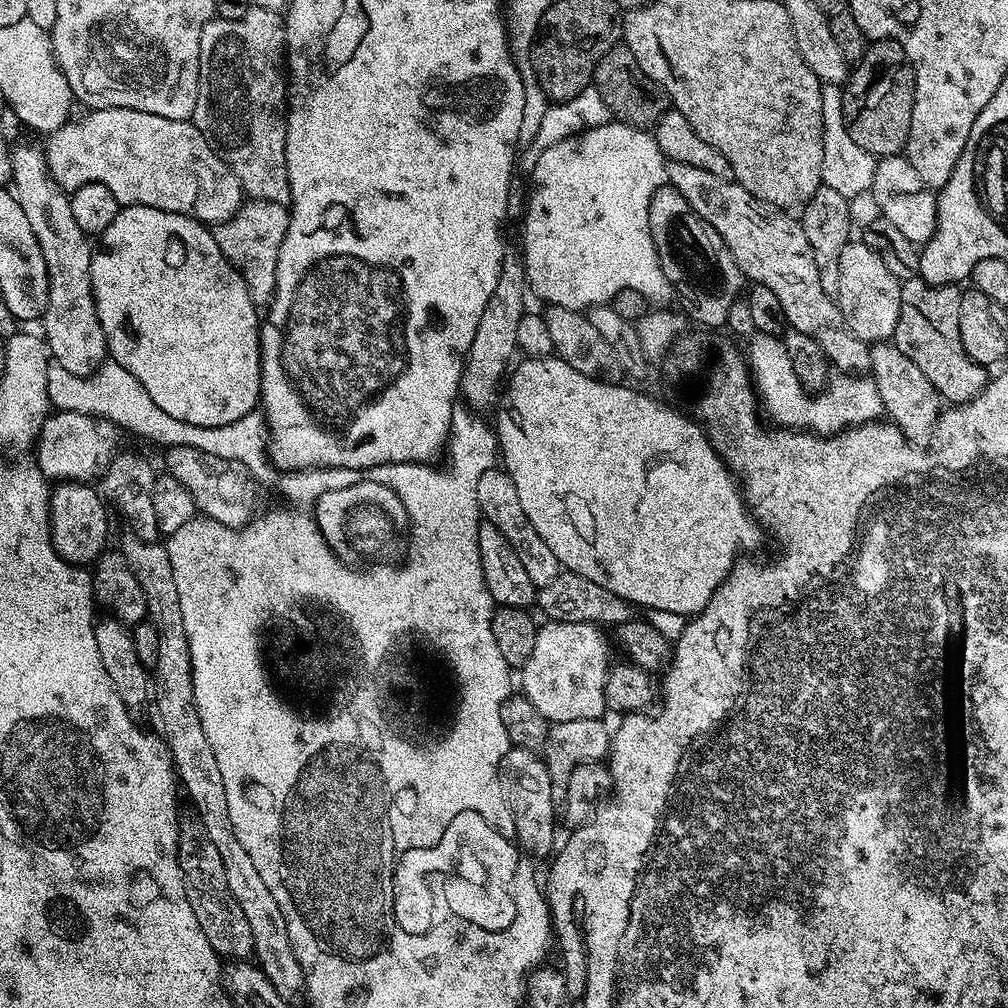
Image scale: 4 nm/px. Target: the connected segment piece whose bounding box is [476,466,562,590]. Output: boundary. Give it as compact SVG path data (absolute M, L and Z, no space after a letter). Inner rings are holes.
M488 466L481 471L476 479L476 501L480 507L480 514L483 519L488 520L506 537L506 542L510 542L510 547L518 553L518 559L522 561L522 566L534 582L534 586L539 590L550 586L554 578L562 571L558 558L554 558L554 550L542 542L538 530L534 530L534 525L530 523L530 518L526 518L526 510L522 510L522 502L518 502L518 490L514 487L514 478L505 472L503 467Z

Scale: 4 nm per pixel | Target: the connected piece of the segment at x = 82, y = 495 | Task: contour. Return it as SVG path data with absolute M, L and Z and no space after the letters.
M60 482L51 489L48 498L48 521L52 526L52 544L56 552L70 564L88 566L100 559L105 551L104 543L108 540L108 512L109 505L105 497L99 491L92 489L93 485L88 482Z

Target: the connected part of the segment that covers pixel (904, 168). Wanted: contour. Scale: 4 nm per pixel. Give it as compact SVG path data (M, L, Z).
M907 155L881 156L877 159L870 197L876 203L875 211L879 215L885 216L905 238L910 238L912 244L923 246L927 244L928 239L934 234L936 229L937 193L928 188L926 182L922 182L922 178L915 172L914 166L910 166Z

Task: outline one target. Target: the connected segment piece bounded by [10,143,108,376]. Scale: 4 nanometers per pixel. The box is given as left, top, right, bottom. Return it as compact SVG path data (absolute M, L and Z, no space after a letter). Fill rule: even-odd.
M20 144L11 149L12 154L12 179L11 187L17 202L22 206L26 219L30 222L30 230L34 230L34 238L38 238L38 246L42 250L42 258L46 258L48 271L48 301L42 317L42 335L48 341L49 353L70 374L91 376L99 369L108 356L108 343L102 330L102 322L98 322L98 310L94 302L94 290L90 282L90 262L94 251L93 241L74 222L74 214L70 210L70 196L58 186L56 179L50 174L48 163L44 157L43 147L36 144Z

